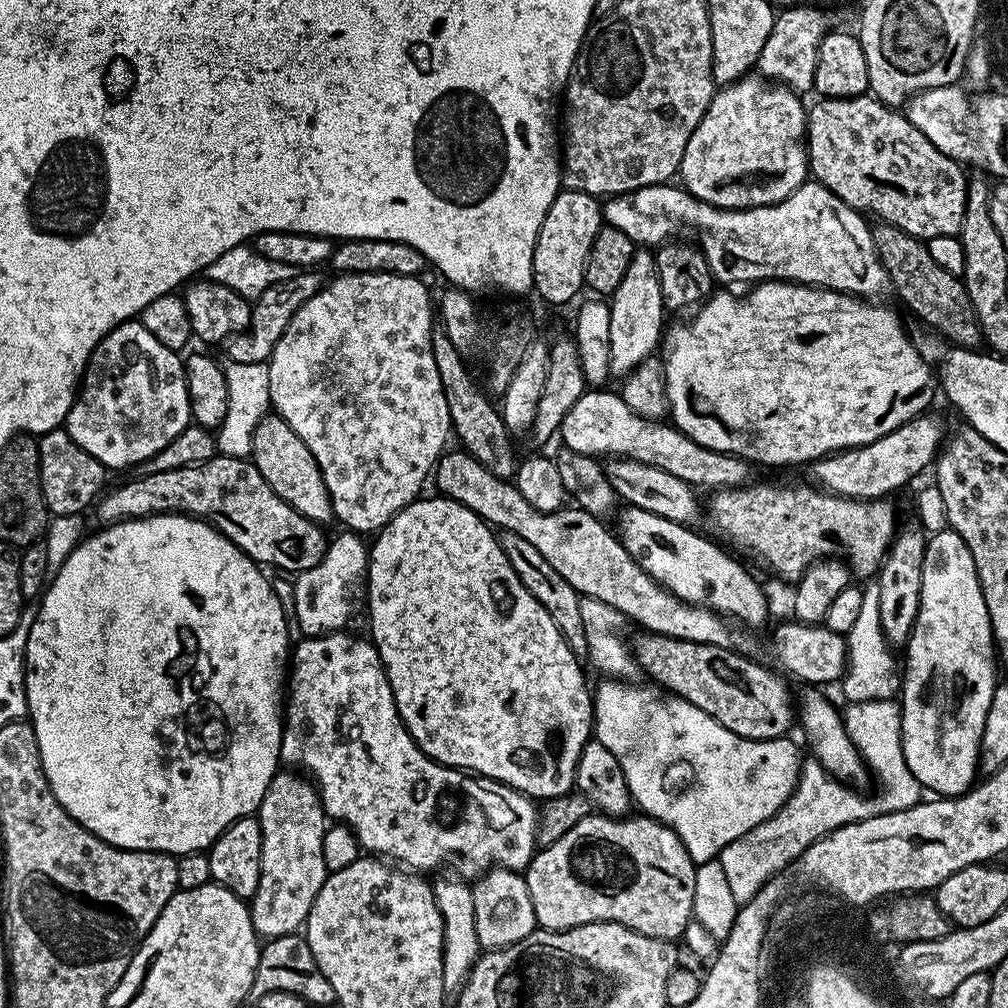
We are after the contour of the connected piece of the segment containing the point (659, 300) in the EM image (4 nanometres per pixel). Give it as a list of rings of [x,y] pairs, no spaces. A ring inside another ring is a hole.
[[[638,250],[632,255],[618,290],[614,290],[610,297],[610,370],[613,377],[627,376],[661,347],[666,331],[664,315],[666,309],[662,286],[658,282],[656,257],[651,251]]]

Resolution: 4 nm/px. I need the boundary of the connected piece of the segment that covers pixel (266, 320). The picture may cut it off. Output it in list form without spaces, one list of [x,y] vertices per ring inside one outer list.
[[[300,270],[297,271],[294,278],[290,278],[286,282],[278,282],[274,286],[262,290],[262,294],[255,297],[254,303],[251,305],[252,321],[248,328],[227,341],[227,359],[239,364],[262,364],[268,361],[272,356],[274,346],[278,346],[278,338],[282,338],[282,334],[286,334],[286,326],[290,326],[290,318],[294,318],[298,306],[302,306],[302,302],[314,298],[314,294],[320,292],[322,287],[320,274],[316,270]]]

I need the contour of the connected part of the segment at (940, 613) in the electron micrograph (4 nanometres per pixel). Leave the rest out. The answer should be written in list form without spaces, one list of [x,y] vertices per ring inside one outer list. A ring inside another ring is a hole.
[[[942,528],[942,531],[930,536],[925,543],[923,570],[922,570],[922,590],[919,598],[919,612],[915,618],[915,625],[908,637],[905,645],[906,658],[902,660],[902,683],[901,683],[901,732],[903,738],[903,756],[906,758],[910,772],[914,778],[918,778],[921,789],[928,789],[937,797],[962,796],[969,791],[978,774],[980,744],[982,730],[985,729],[986,713],[990,710],[990,701],[998,683],[998,666],[996,663],[995,640],[992,636],[992,623],[989,620],[989,612],[986,610],[985,599],[982,596],[981,584],[978,582],[977,570],[974,566],[973,555],[970,554],[969,547],[963,542],[958,533],[949,528]]]

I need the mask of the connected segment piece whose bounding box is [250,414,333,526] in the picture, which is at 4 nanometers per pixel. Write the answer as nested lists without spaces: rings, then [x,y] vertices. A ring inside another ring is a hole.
[[[267,414],[258,422],[253,434],[250,459],[262,478],[266,478],[270,490],[274,490],[274,494],[278,494],[282,502],[294,506],[298,514],[321,526],[327,525],[327,520],[333,519],[330,494],[326,490],[326,482],[314,454],[310,454],[306,442],[302,442],[302,438],[294,434],[294,430],[281,416]]]

